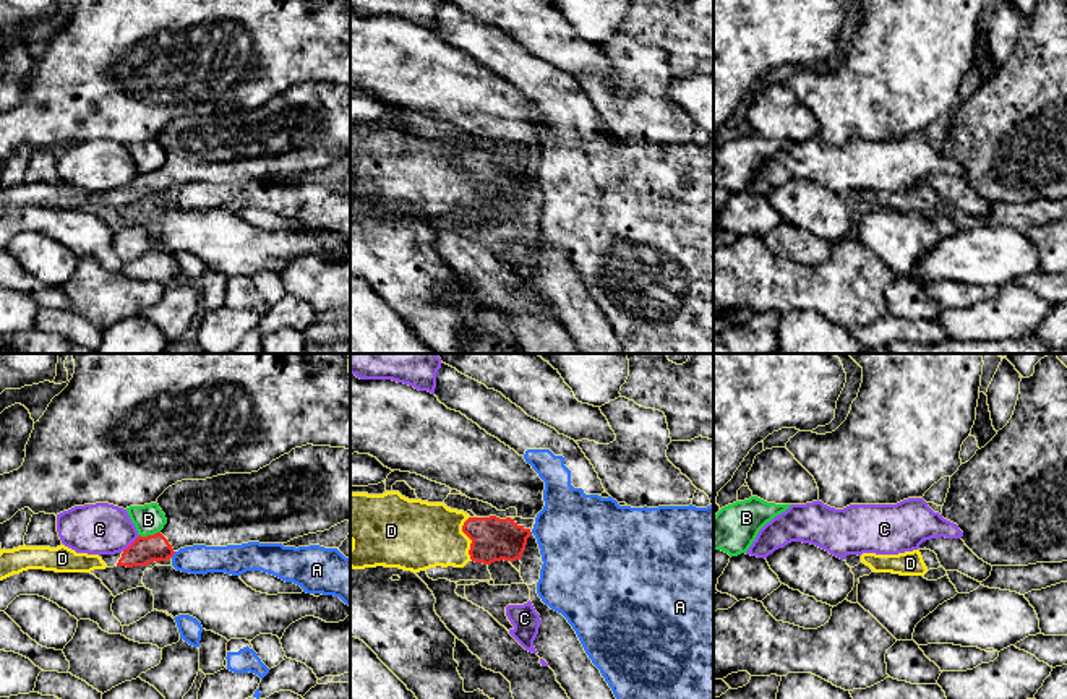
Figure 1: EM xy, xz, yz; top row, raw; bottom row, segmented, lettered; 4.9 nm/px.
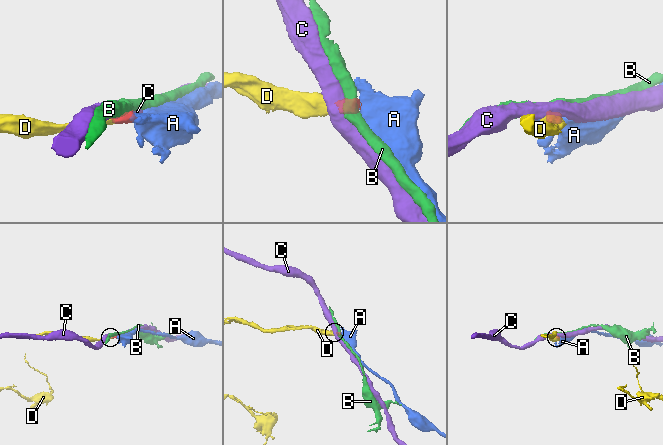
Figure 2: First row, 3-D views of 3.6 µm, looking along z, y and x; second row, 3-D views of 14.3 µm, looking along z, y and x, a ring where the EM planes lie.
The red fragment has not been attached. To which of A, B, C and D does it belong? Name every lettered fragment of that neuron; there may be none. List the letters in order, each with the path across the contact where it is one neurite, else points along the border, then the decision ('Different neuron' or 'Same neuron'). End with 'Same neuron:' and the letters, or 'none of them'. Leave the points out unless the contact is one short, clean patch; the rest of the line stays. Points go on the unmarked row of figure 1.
A: Boundary: xy (175, 188), (171, 193). Different neuron
B: Boundary: xy (159, 167), (140, 172). Different neuron
C: Boundary: xy (140, 172), (122, 187). Different neuron
D: Path across: xz (493, 175), (467, 172), (417, 172). Same neuron
Same neuron: D

